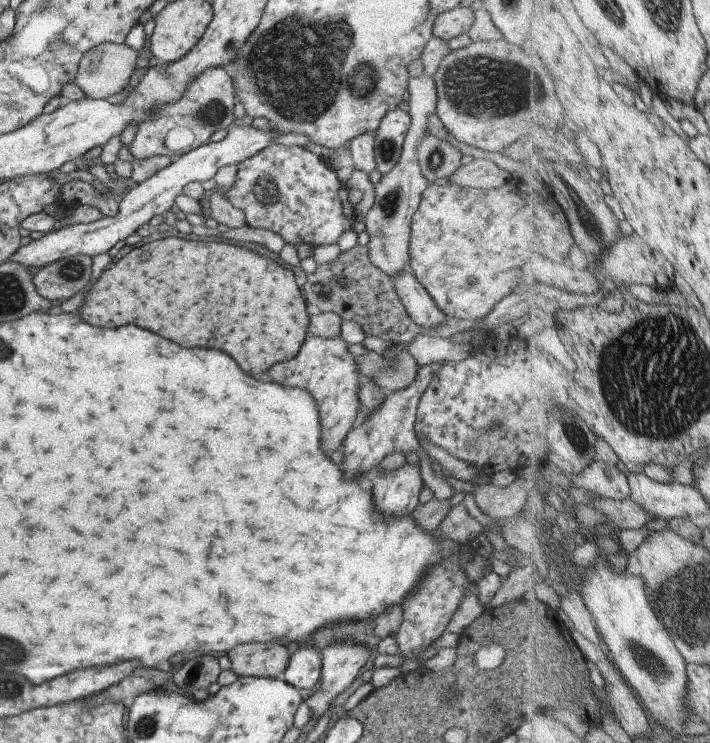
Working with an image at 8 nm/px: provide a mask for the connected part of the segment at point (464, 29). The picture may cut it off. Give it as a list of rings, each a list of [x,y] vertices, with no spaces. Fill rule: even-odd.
[[[453,7],[439,13],[432,22],[431,36],[452,44],[456,36],[467,34],[473,12],[469,7]]]

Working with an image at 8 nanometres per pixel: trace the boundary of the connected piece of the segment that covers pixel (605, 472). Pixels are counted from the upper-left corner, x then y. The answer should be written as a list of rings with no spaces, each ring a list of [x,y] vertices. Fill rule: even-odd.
[[[594,460],[583,472],[569,478],[575,486],[584,488],[597,497],[626,501],[632,498],[628,476],[617,465]]]

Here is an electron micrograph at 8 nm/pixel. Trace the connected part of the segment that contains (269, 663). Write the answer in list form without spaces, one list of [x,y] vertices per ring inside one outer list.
[[[277,642],[267,644],[239,644],[227,652],[231,660],[231,668],[239,677],[280,678],[287,664],[289,652],[285,646]]]

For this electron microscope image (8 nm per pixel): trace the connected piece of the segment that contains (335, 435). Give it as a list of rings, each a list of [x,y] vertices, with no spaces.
[[[307,336],[301,343],[297,354],[283,364],[275,364],[269,368],[269,380],[281,386],[303,389],[310,393],[315,401],[320,417],[321,450],[325,454],[337,450],[344,438],[357,423],[358,386],[360,383],[353,356],[345,349],[347,344],[340,338],[322,339]]]

